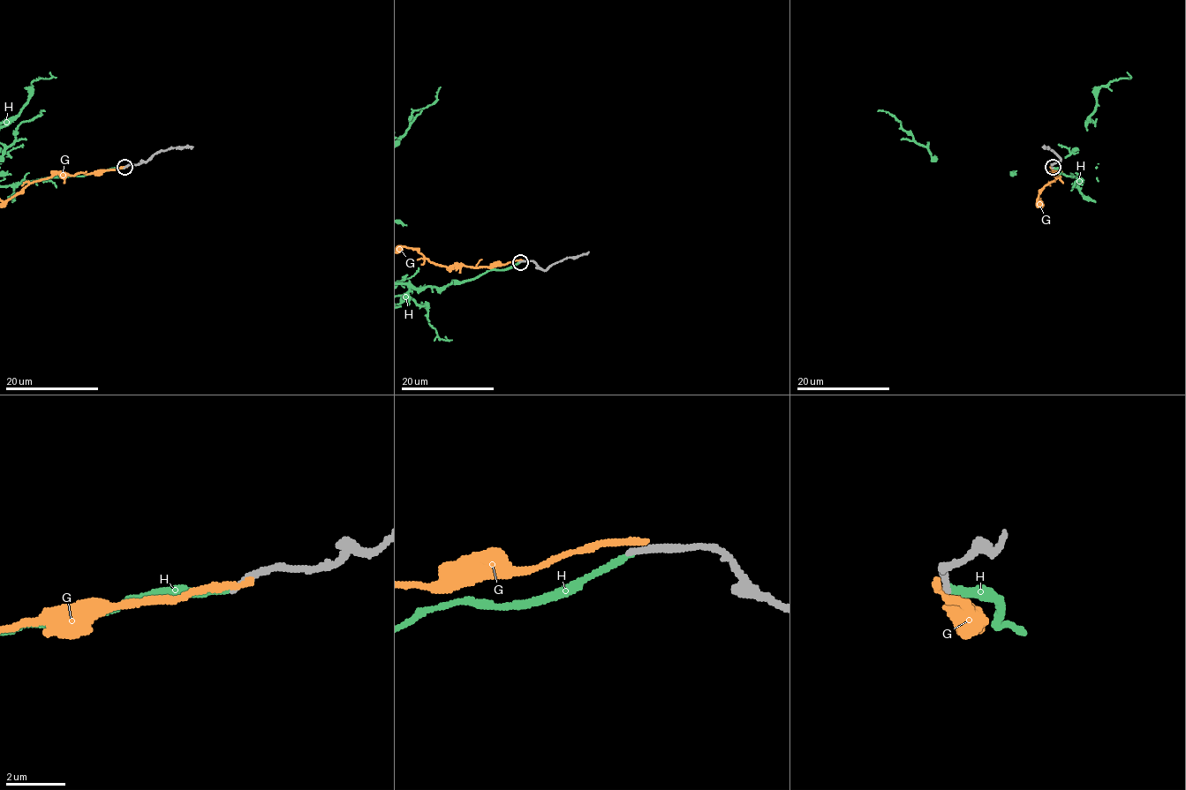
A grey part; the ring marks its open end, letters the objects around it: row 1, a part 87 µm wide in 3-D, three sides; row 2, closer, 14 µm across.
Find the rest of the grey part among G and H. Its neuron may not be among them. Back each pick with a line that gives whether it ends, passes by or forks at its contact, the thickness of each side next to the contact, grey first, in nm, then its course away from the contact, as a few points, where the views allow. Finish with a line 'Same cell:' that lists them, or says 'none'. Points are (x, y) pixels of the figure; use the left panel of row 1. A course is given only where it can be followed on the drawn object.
H: it ends; calibres 200 and 200 nm
Same cell: H

